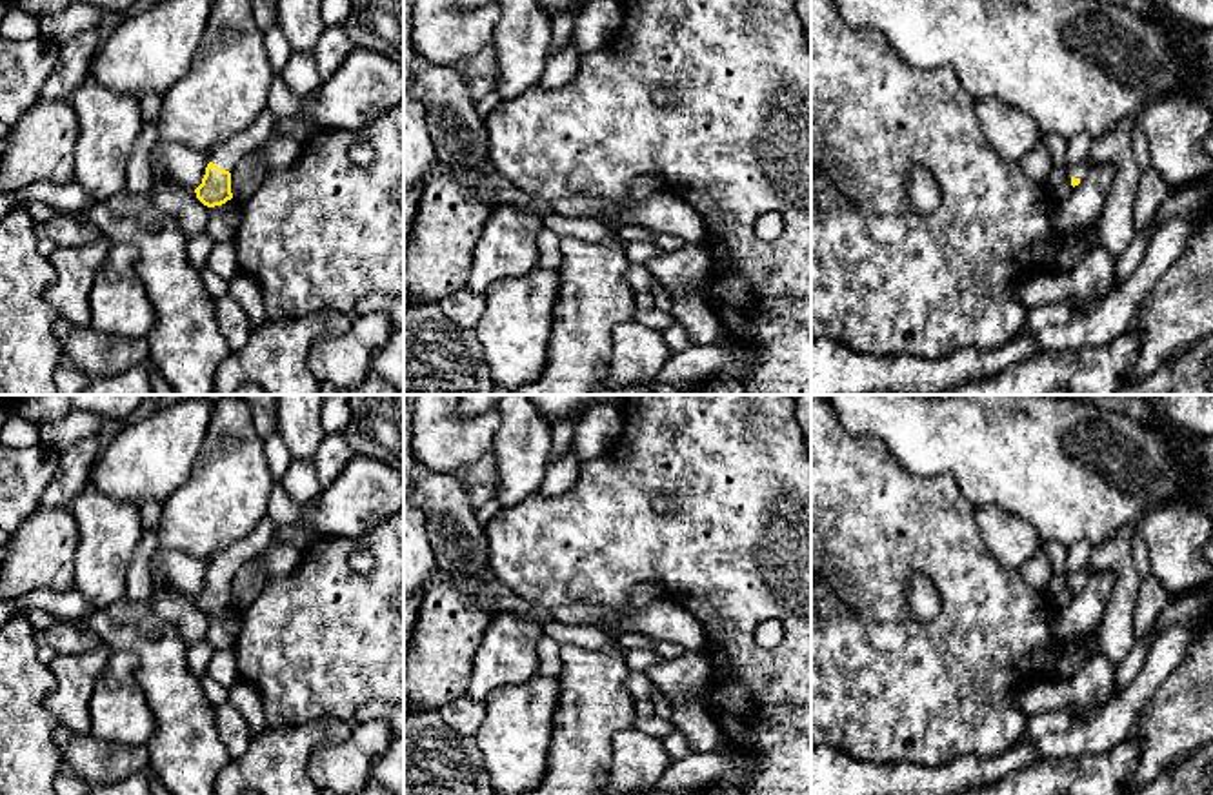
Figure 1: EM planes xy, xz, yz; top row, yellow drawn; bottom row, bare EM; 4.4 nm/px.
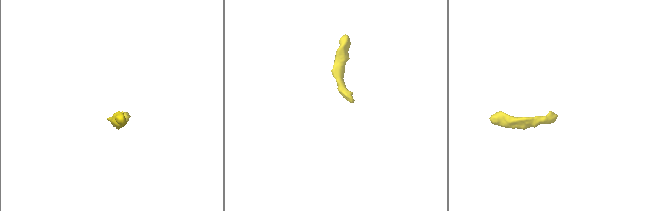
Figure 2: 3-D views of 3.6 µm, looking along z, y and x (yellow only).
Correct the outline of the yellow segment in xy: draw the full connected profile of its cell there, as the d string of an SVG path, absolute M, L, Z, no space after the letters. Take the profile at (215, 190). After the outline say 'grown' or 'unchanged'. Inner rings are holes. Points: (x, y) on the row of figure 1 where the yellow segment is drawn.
M264 109L247 129L213 149L202 184L195 189L204 206L215 207L233 198L231 173L240 160L273 135L275 124L276 118Z | grown

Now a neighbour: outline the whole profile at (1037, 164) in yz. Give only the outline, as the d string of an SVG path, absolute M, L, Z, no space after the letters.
M1044 144L1035 146L1031 151L1028 151L1020 160L1018 160L1022 171L1037 180L1037 182L1048 182L1053 171L1053 160Z

